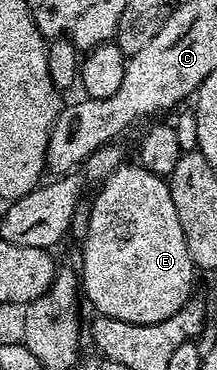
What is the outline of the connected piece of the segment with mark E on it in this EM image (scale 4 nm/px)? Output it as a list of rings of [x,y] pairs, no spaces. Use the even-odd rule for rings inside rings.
[[[124,163],[114,169],[109,176],[103,178],[98,186],[99,194],[94,195],[91,202],[92,214],[89,215],[88,237],[81,243],[83,249],[83,273],[81,269],[81,289],[91,300],[91,305],[96,314],[121,319],[125,323],[161,323],[161,319],[169,319],[192,296],[191,284],[195,281],[197,270],[195,264],[189,259],[189,247],[185,247],[185,231],[181,231],[181,219],[177,219],[177,207],[173,207],[173,195],[170,184],[164,178],[153,175],[153,171],[145,171],[138,163]]]

